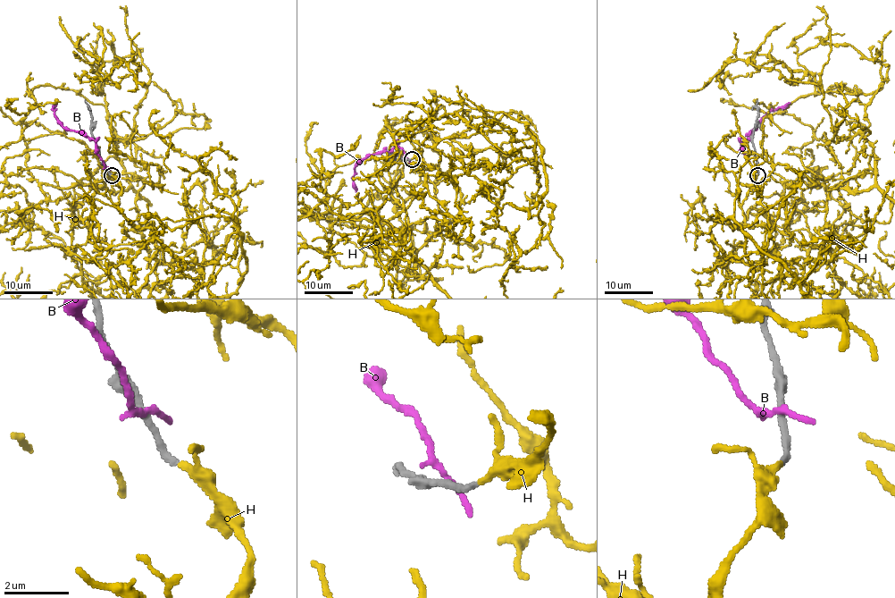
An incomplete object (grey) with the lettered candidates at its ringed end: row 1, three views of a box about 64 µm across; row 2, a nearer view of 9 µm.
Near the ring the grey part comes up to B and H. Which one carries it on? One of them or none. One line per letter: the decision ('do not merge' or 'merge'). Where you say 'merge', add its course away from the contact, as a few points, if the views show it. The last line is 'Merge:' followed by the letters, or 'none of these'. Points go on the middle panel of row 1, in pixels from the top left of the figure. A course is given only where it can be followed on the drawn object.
B: do not merge
H: merge
Merge: H

